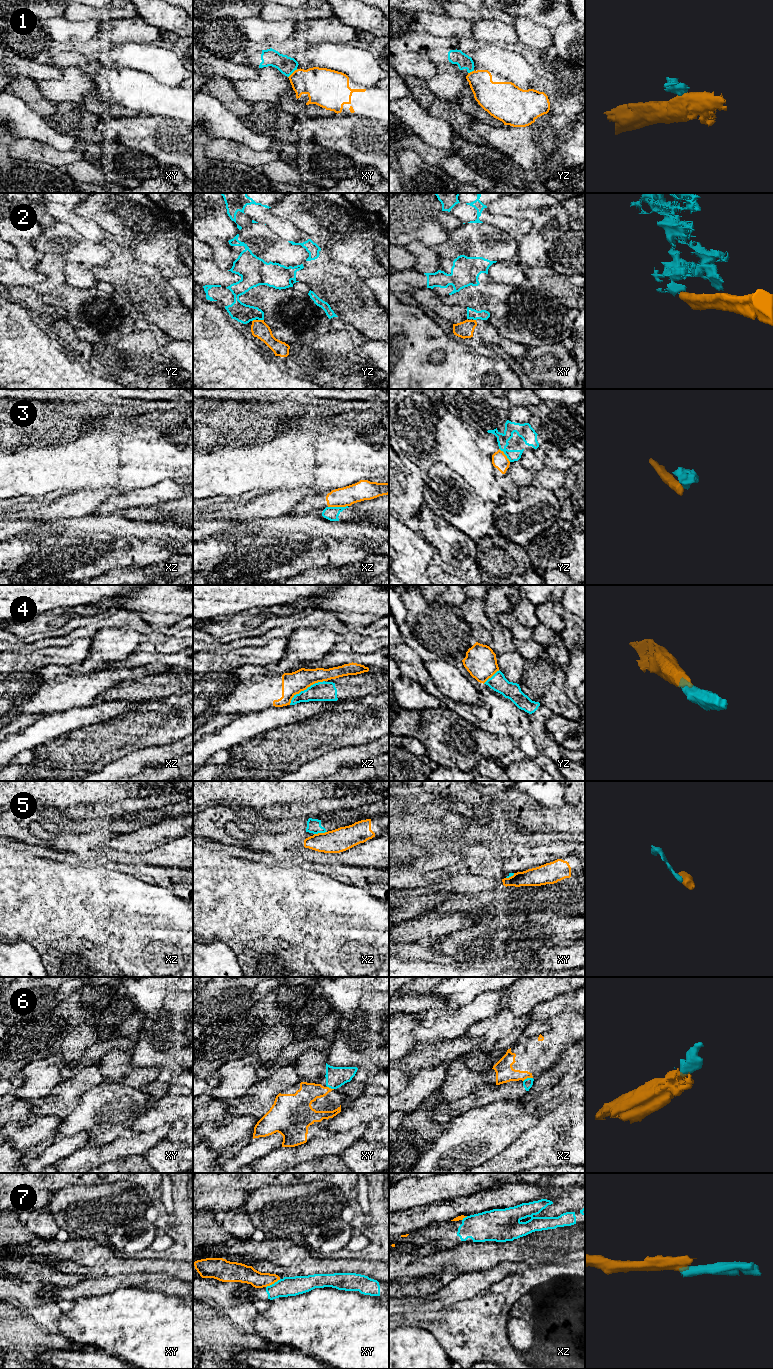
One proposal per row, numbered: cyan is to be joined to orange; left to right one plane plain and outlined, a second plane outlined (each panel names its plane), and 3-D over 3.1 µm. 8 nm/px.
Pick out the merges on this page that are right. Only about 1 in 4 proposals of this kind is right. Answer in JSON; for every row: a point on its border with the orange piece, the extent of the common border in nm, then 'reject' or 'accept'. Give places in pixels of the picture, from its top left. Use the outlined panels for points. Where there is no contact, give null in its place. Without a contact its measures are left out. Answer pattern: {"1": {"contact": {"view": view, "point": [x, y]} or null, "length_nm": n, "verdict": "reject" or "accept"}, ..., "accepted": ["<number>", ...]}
{"1": {"contact": {"view": "xy", "point": [292, 73]}, "length_nm": 100, "verdict": "reject"}, "2": {"contact": {"view": "yz", "point": [261, 320]}, "length_nm": 50, "verdict": "reject"}, "3": {"contact": {"view": "xz", "point": [337, 506]}, "length_nm": 160, "verdict": "reject"}, "4": {"contact": {"view": "xz", "point": [305, 689]}, "length_nm": 340, "verdict": "reject"}, "5": {"contact": {"view": "xz", "point": [320, 833]}, "length_nm": 110, "verdict": "reject"}, "6": {"contact": {"view": "xz", "point": [527, 1077]}, "length_nm": 90, "verdict": "reject"}, "7": {"contact": {"view": "xy", "point": [273, 1283]}, "length_nm": 140, "verdict": "reject"}, "accepted": []}

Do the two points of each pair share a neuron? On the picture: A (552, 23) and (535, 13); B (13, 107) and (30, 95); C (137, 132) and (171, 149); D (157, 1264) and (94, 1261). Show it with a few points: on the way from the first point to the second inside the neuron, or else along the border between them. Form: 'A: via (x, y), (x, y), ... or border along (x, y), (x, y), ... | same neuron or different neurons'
A: via (548, 19), (543, 15), (539, 15) | same neuron
B: border along (10, 92), (41, 115) | different neurons
C: via (145, 134), (158, 136), (163, 141) | same neuron
D: via (141, 1265), (110, 1264) | same neuron

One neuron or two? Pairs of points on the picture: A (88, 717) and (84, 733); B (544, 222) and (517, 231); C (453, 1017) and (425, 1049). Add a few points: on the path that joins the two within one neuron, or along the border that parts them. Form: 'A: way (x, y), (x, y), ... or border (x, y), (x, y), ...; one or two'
A: border (91, 724), (86, 724), (83, 727); two
B: border (511, 217), (526, 219), (533, 228); two
C: border (442, 1041), (430, 1044), (417, 1044); two

